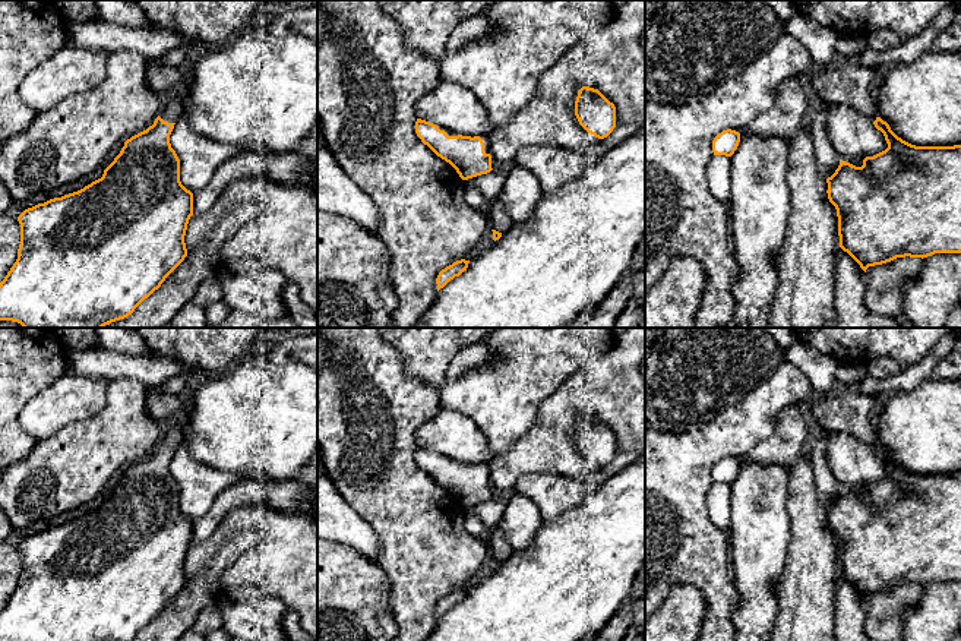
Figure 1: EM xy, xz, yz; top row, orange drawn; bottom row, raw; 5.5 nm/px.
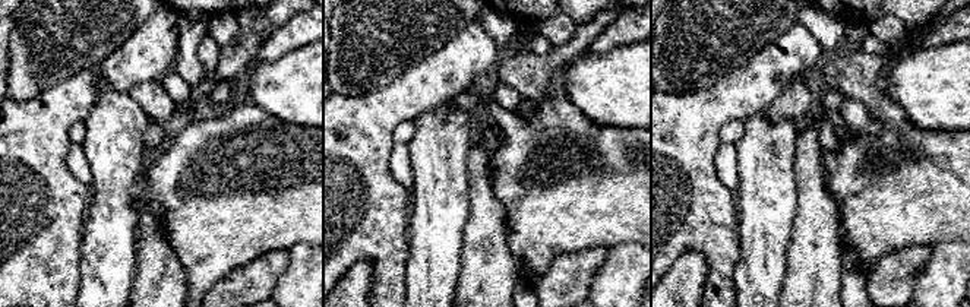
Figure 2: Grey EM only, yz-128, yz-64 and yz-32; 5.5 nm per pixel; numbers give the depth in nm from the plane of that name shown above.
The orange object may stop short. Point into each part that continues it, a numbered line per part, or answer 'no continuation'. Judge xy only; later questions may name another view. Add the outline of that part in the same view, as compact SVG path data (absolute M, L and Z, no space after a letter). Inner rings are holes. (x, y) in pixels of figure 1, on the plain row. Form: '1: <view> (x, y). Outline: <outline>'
1: xy (161, 406). Outline: M146 388L148 416L158 424L168 423L168 430L162 435L159 445L164 449L176 451L183 443L184 424L173 423L174 414L180 410L183 402L178 395L161 391L157 388Z

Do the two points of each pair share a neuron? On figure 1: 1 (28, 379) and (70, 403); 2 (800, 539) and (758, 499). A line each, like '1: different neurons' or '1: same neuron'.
1: different neurons
2: different neurons

